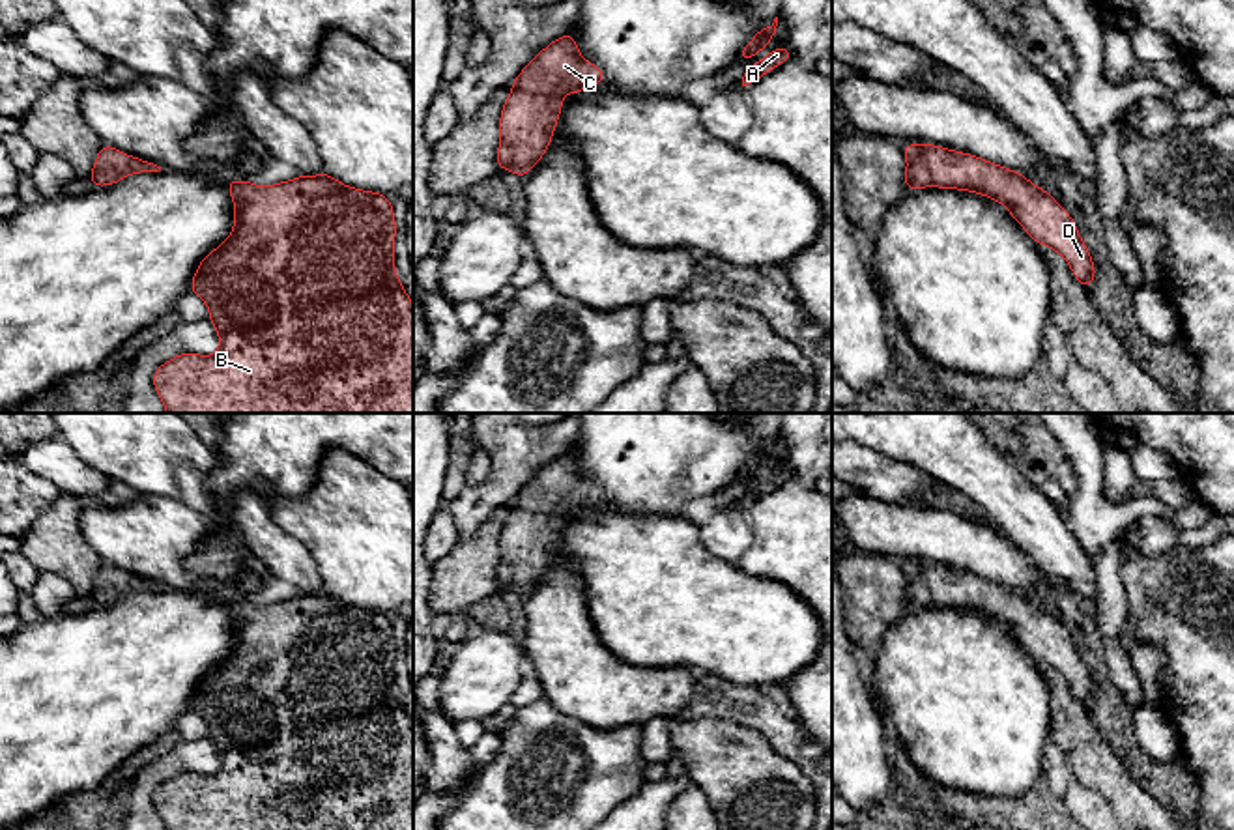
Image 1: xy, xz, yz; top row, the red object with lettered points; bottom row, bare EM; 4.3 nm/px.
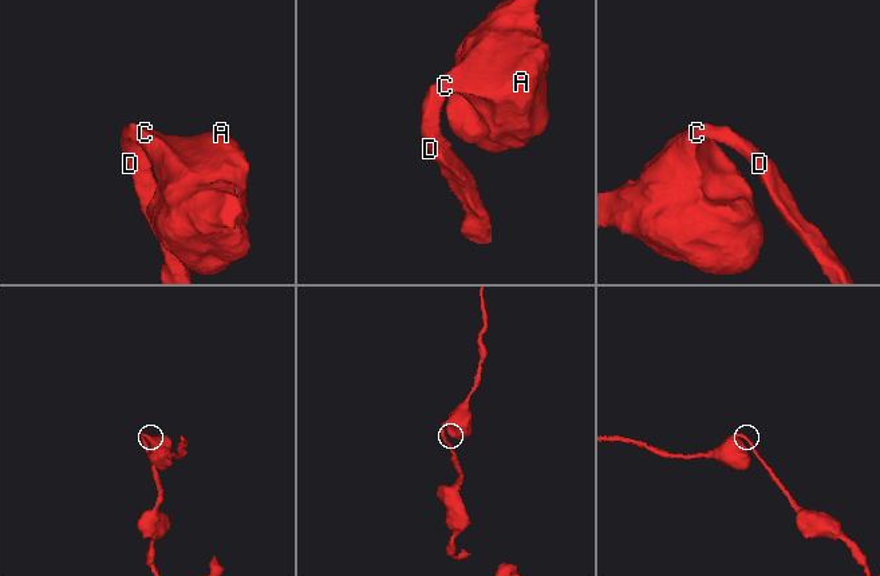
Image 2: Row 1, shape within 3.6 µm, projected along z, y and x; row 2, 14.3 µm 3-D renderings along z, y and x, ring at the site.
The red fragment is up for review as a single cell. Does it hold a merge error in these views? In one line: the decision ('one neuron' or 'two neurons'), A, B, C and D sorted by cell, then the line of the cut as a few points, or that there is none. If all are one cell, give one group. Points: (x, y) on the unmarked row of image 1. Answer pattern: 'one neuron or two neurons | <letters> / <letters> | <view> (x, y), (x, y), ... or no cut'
one neuron | A B C D | no cut

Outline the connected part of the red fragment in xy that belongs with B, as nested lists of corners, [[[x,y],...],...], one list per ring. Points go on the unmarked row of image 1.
[[[329,593],[297,594],[267,606],[230,598],[234,649],[198,684],[191,710],[209,727],[209,740],[219,751],[215,774],[179,772],[153,793],[153,806],[166,830],[413,830],[413,725],[395,690],[395,632],[389,615],[352,608]]]

